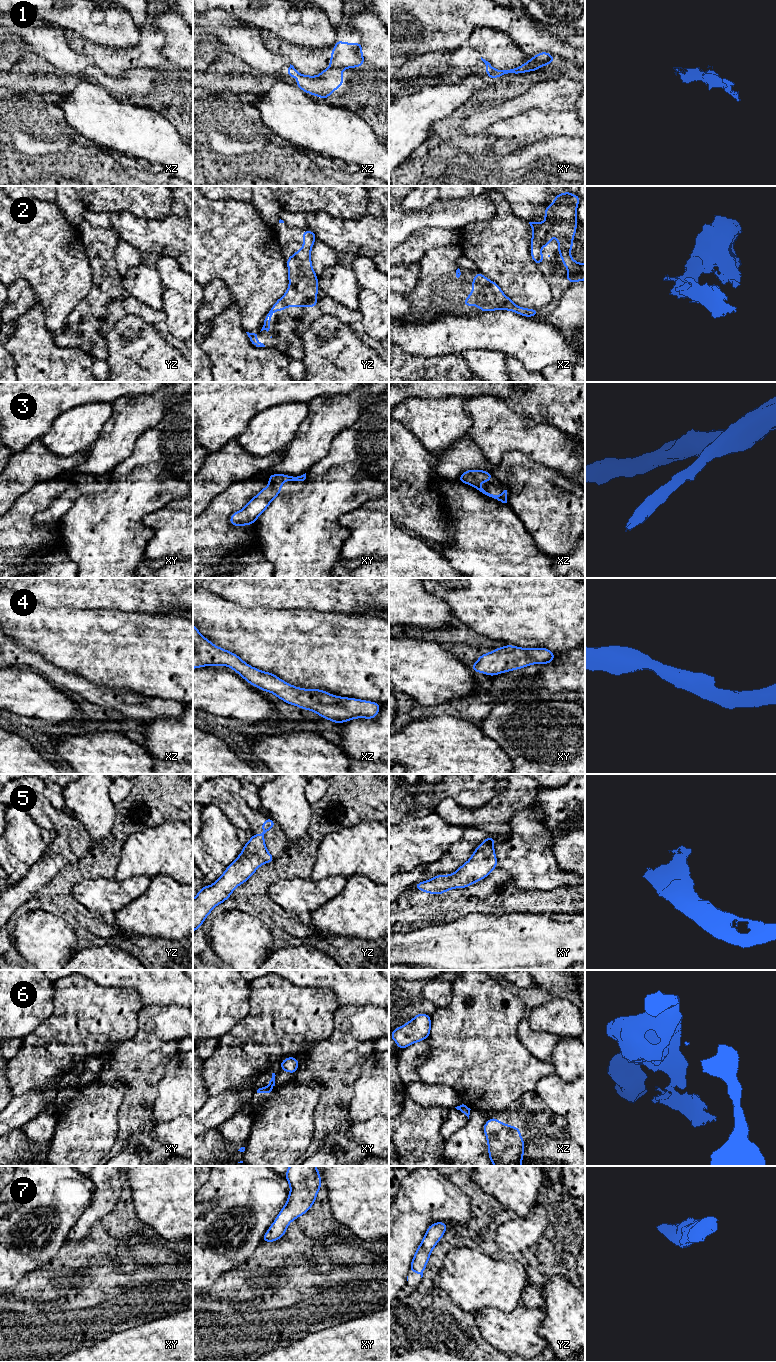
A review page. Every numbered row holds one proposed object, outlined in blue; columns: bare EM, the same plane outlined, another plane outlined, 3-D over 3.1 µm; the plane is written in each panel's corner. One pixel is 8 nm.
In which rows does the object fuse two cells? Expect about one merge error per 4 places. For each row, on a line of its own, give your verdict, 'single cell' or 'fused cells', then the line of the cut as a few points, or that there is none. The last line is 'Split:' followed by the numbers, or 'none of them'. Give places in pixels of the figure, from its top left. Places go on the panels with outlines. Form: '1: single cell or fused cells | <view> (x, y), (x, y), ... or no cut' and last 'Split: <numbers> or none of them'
1: fused cells | xz (330, 66), (341, 69)
2: single cell | no cut
3: single cell | no cut
4: single cell | no cut
5: single cell | no cut
6: fused cells | xy (267, 1086), (272, 1088)
7: single cell | no cut
Split: 1, 6

